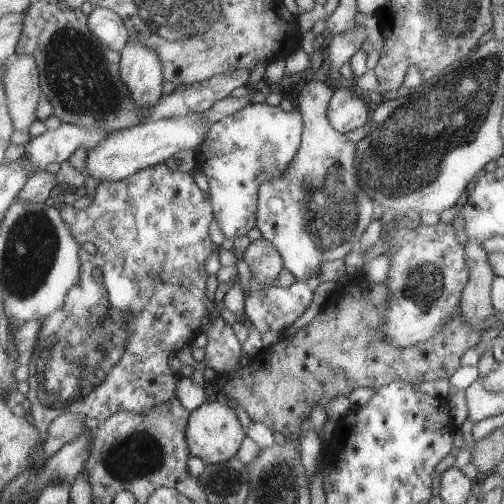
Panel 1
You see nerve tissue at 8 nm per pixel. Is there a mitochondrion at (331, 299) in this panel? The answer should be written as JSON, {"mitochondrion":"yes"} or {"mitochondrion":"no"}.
{"mitochondrion":"no"}

